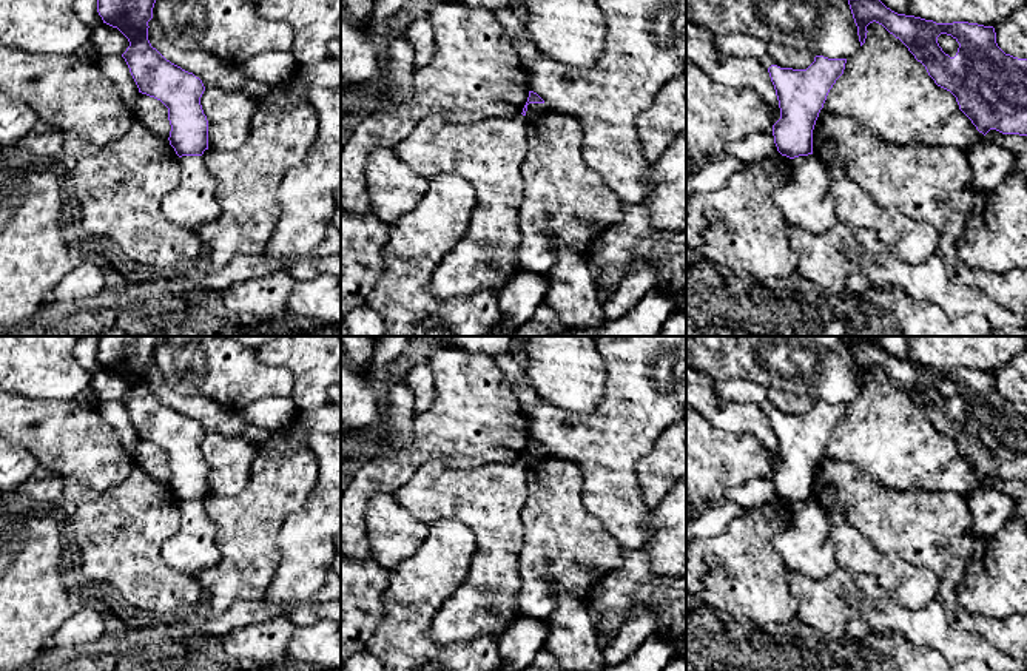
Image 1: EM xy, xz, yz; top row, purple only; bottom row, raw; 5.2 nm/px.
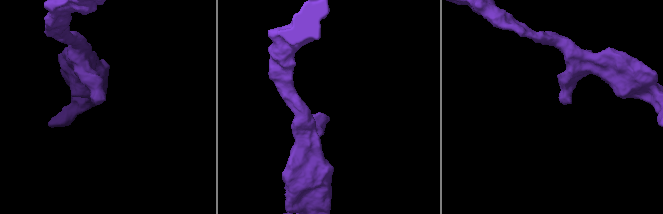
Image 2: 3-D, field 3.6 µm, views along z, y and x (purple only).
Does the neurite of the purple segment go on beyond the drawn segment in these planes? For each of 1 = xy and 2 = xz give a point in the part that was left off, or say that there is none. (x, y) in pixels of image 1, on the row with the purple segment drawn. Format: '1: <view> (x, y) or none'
1: none
2: none

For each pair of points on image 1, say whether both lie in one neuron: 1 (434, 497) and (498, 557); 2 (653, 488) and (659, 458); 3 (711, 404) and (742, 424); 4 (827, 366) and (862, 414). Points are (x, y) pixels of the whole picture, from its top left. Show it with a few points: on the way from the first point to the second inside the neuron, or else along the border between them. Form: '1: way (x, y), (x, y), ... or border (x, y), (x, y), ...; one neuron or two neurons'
1: way (454, 499), (495, 537); one neuron
2: way (656, 480), (659, 466); one neuron
3: way (719, 412), (734, 418); one neuron
4: border (861, 392), (847, 404); two neurons

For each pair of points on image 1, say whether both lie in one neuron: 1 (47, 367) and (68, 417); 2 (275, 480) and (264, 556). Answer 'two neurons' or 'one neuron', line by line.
1: two neurons
2: one neuron

